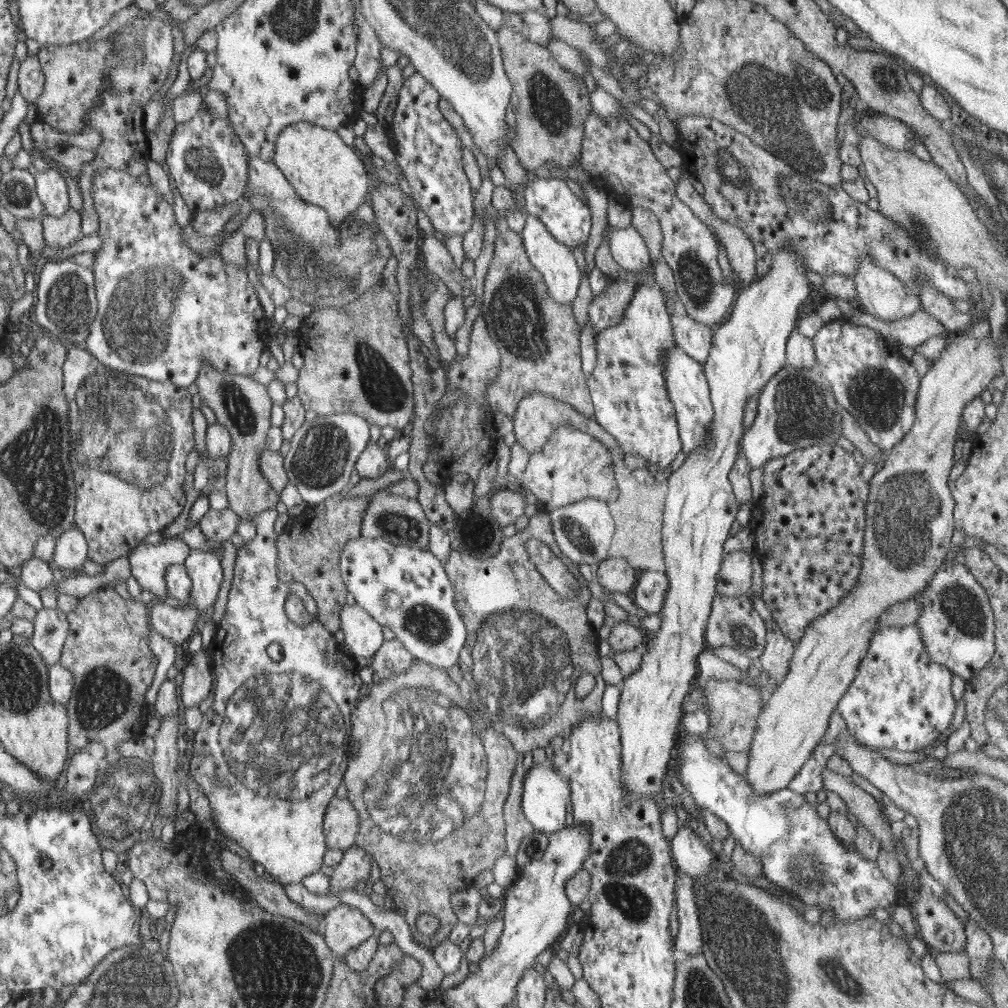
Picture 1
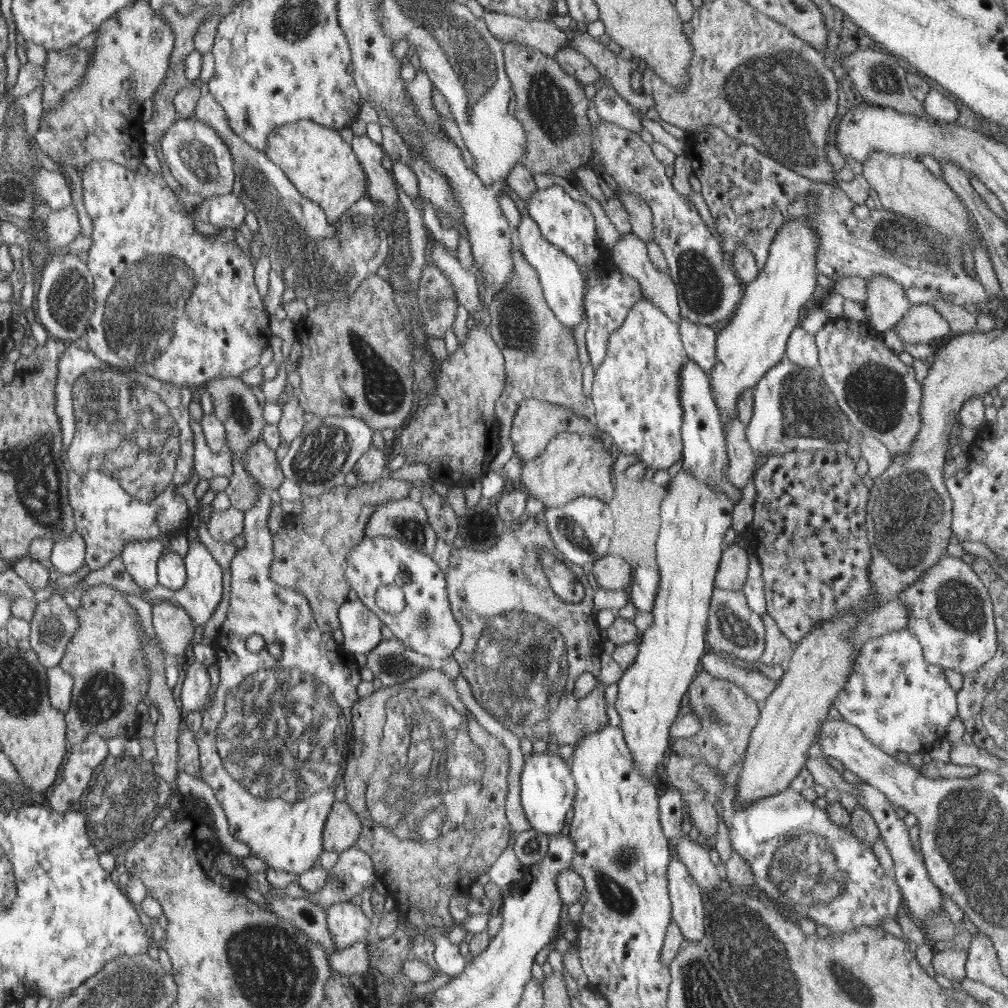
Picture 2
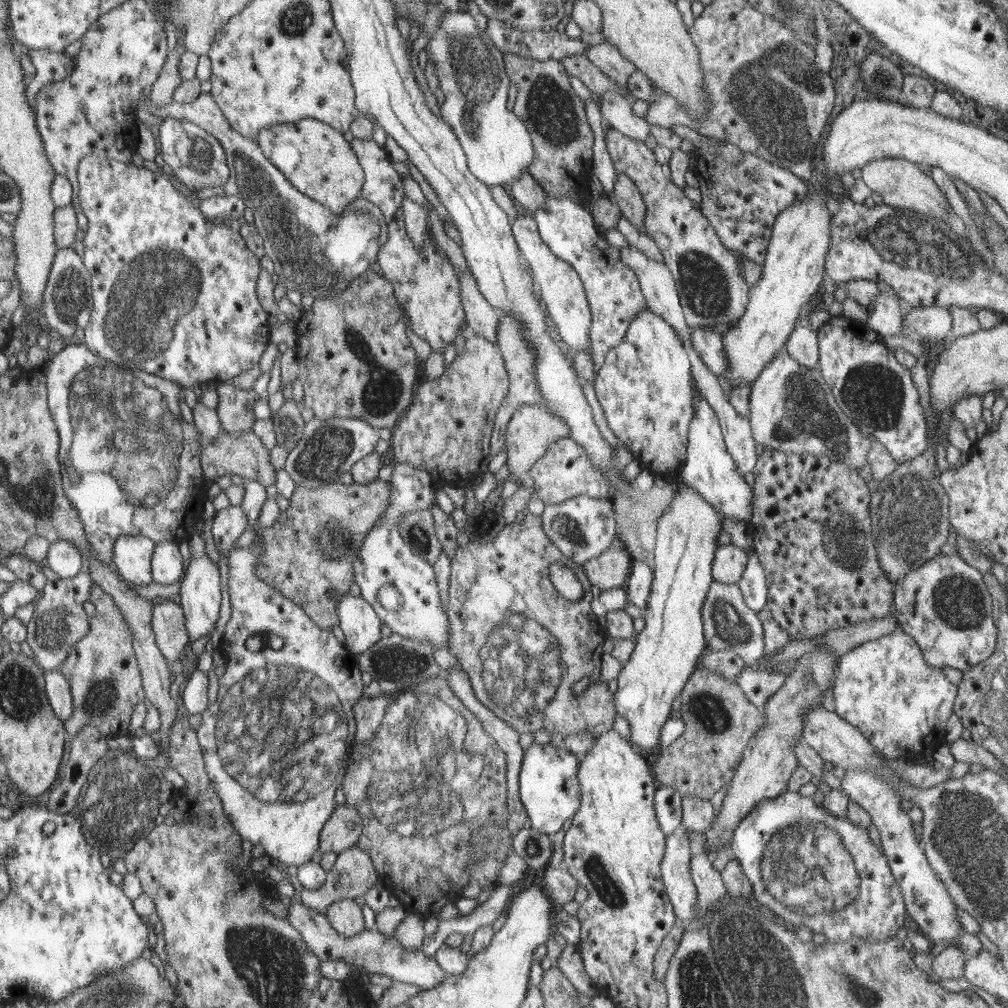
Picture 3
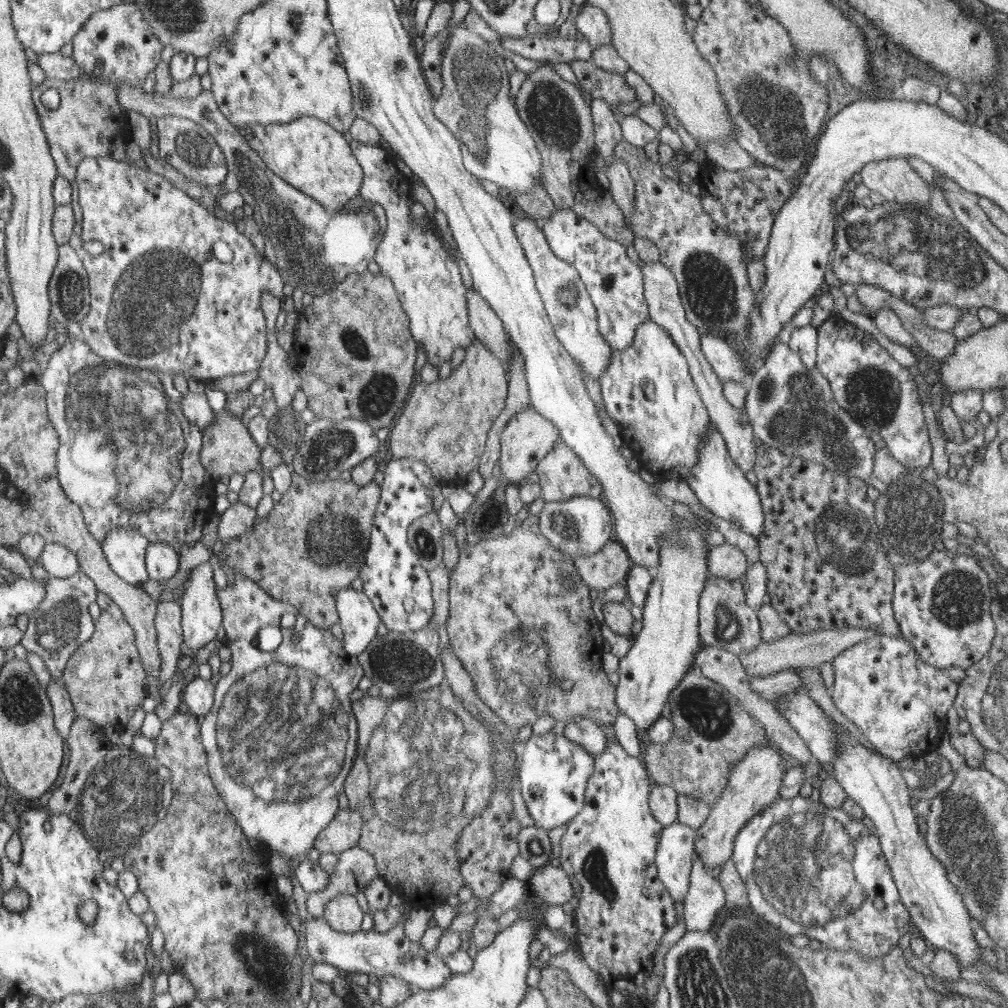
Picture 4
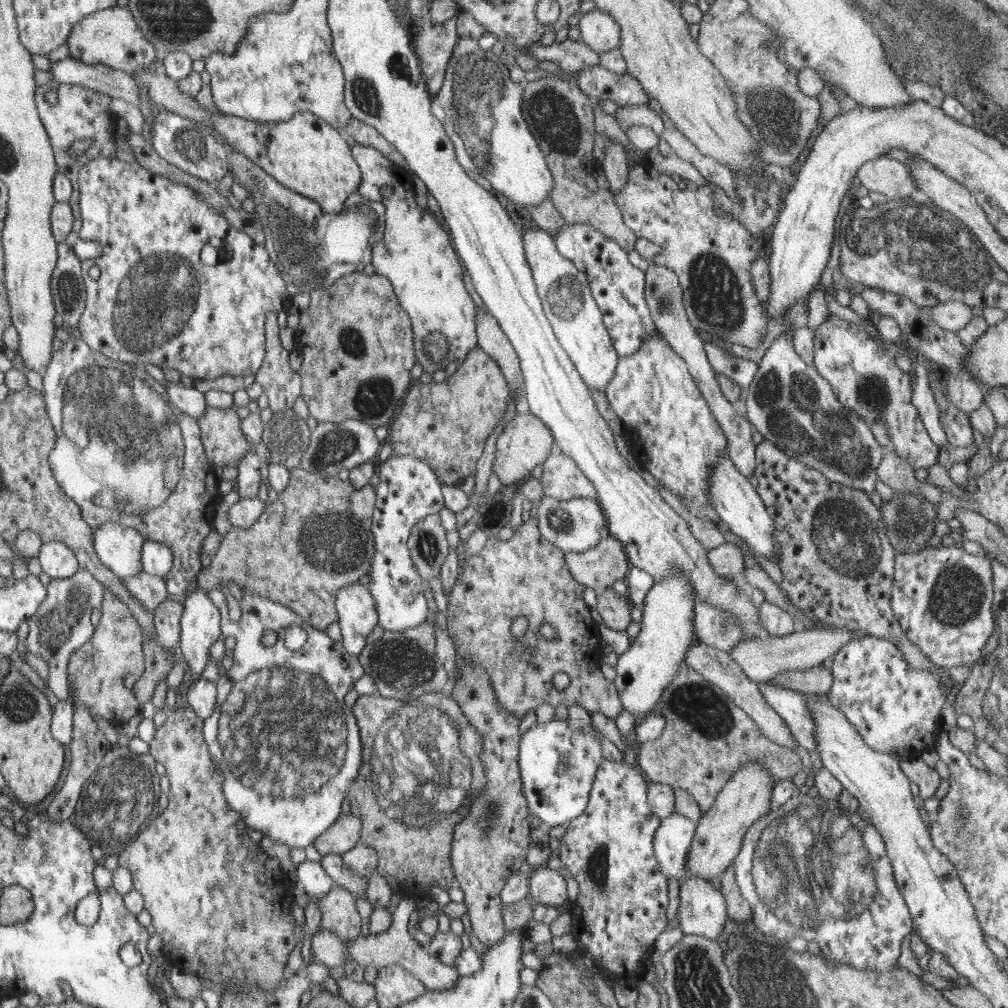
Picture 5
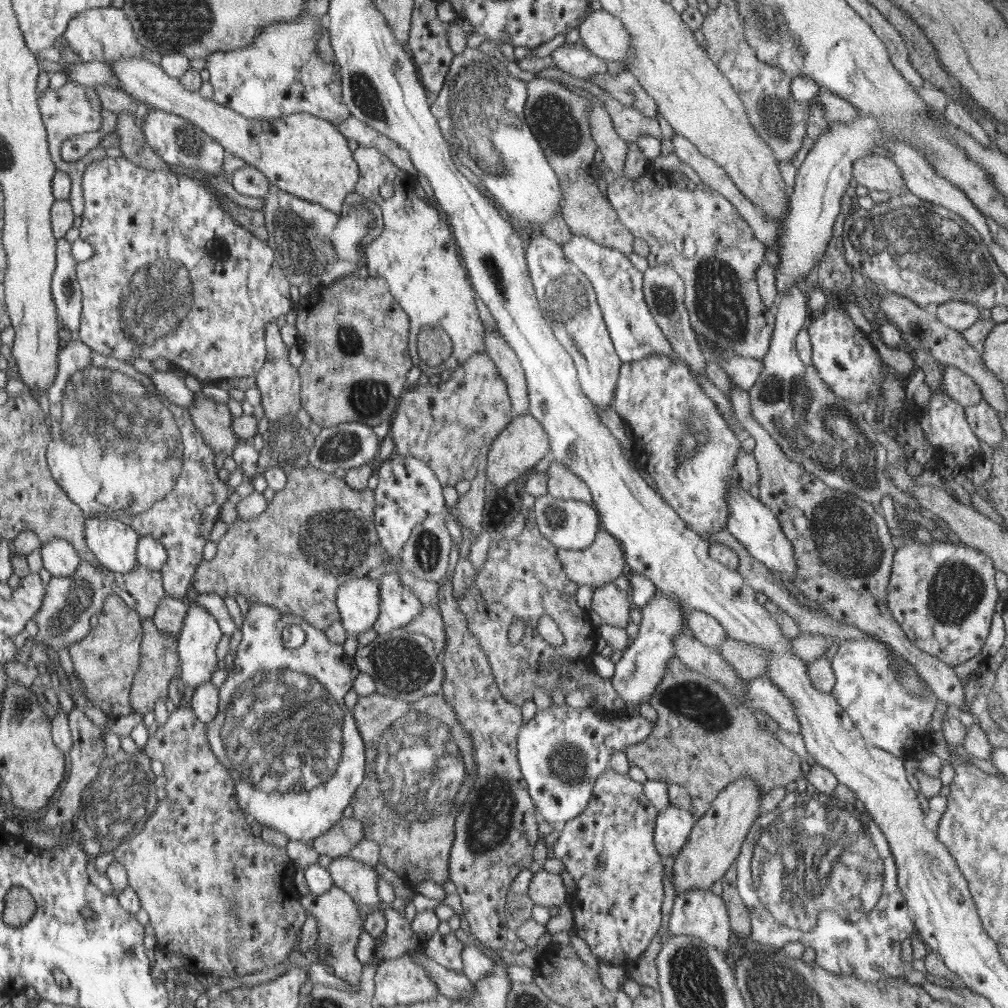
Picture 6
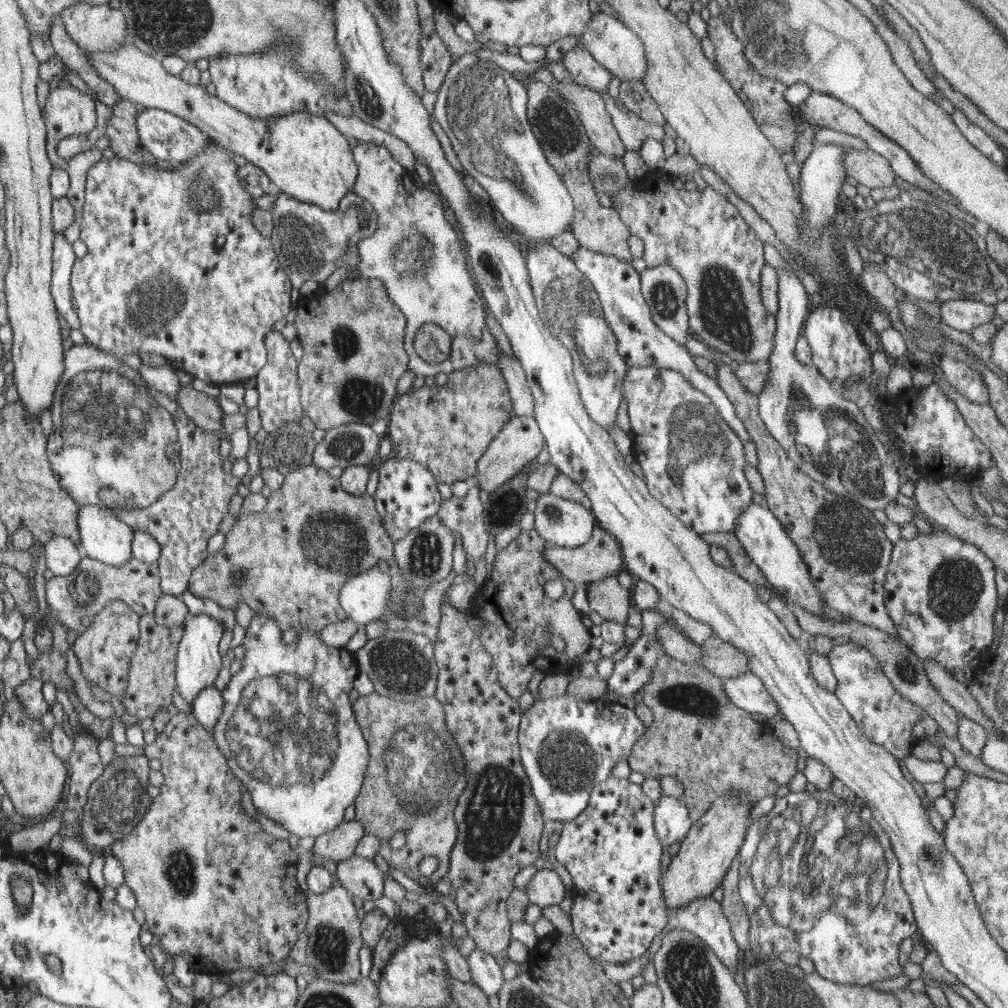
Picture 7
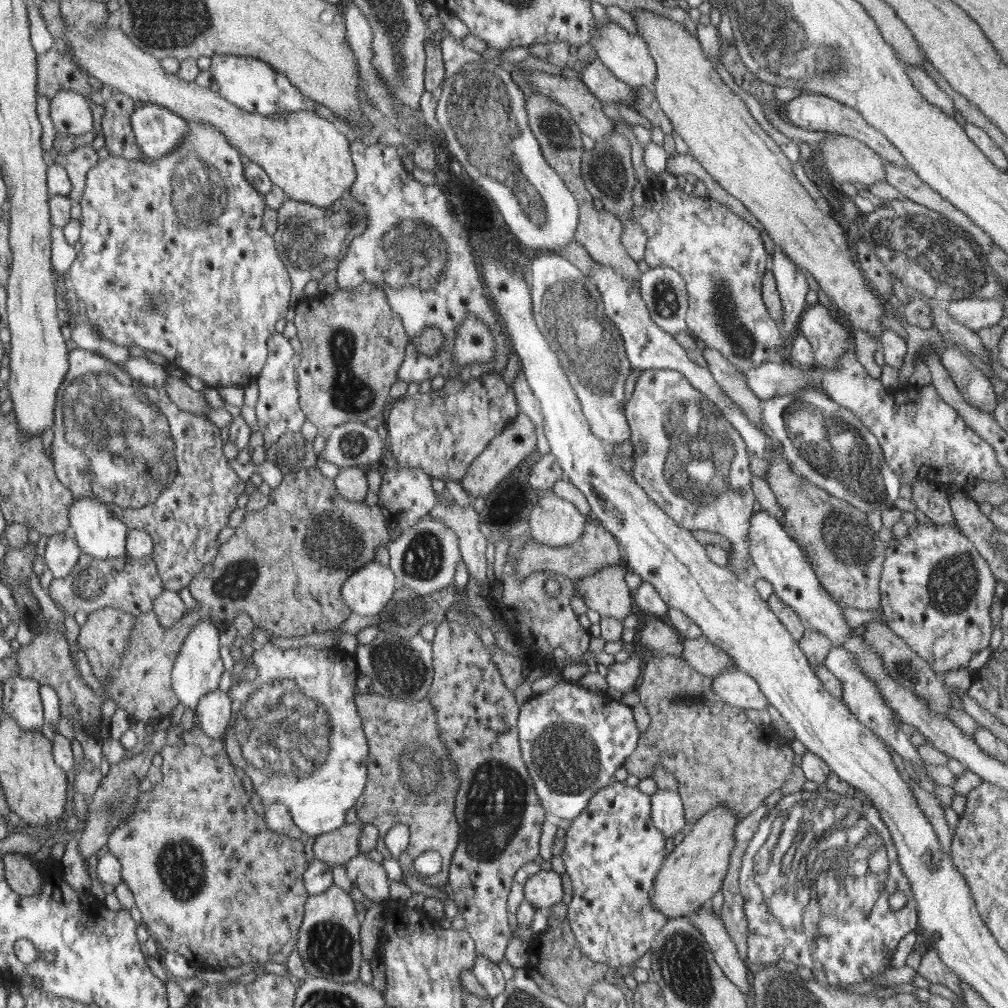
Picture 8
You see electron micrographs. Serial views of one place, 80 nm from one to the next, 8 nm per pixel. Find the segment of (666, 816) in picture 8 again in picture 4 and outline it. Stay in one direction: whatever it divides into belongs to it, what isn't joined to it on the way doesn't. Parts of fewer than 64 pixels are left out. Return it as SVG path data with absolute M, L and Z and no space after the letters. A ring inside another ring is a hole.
M673 822L663 828L658 854L659 879L678 902L684 902L689 889L690 875L694 862L693 829L681 822Z

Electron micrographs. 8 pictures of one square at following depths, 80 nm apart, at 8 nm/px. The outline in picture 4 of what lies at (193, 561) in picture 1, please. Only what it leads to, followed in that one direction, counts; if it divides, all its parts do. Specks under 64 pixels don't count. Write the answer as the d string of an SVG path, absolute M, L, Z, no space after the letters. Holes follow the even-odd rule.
M204 562L193 568L192 576L184 584L182 594L182 627L184 637L184 649L187 654L197 653L216 636L220 622L222 622L222 608L220 608L219 596L216 596L216 582L212 578L212 566Z

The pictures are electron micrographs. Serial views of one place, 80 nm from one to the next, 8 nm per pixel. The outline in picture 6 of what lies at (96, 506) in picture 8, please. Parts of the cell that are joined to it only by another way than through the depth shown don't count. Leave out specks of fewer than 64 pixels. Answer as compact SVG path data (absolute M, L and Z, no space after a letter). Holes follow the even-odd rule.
M105 514L86 518L88 549L111 572L130 572L138 563L141 534L126 522Z

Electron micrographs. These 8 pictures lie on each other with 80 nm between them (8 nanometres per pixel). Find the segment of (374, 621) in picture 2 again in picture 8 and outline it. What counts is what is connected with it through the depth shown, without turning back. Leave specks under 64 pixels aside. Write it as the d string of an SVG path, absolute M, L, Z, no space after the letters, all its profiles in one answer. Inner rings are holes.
M378 561L365 564L343 584L348 608L358 616L376 616L392 600L394 574Z

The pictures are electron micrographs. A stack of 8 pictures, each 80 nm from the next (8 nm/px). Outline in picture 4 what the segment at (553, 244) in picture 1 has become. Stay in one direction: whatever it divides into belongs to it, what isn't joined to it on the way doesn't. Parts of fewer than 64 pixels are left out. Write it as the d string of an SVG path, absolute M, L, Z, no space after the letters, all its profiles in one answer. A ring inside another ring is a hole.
M530 218L517 219L515 226L515 235L518 237L523 251L527 253L528 262L535 269L536 286L543 293L545 307L548 310L548 316L551 317L552 324L555 324L556 336L560 336L564 349L579 364L584 366L585 372L592 378L600 380L604 376L607 368L610 367L611 360L614 358L616 349L611 348L607 343L606 337L599 332L599 314L587 292L586 285L583 283L579 271L561 257L557 257L548 243L546 233L544 233L537 221Z

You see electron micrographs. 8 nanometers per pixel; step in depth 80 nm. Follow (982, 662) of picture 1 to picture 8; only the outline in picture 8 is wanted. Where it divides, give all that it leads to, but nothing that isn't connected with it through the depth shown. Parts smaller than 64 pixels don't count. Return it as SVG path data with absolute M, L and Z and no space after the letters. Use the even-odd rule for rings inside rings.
M919 517L916 520L916 528L908 528L908 535L901 540L893 539L886 544L886 561L884 561L882 573L880 574L879 590L881 593L881 612L883 613L885 623L900 637L913 652L916 652L924 661L928 662L931 669L938 675L944 675L948 671L957 668L968 668L972 657L978 652L982 652L990 645L990 636L992 636L992 620L990 619L990 608L994 600L995 587L997 586L994 576L990 570L989 564L980 556L974 544L955 527L950 525L936 526L928 520Z

